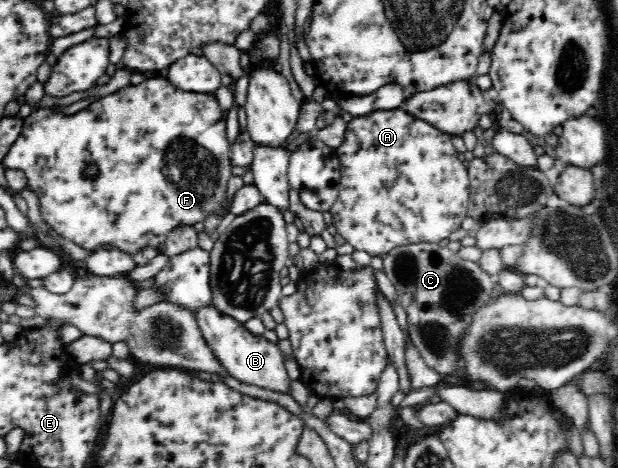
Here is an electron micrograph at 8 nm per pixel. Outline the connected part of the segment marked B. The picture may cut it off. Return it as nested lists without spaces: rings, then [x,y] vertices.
[[[211,301],[204,302],[203,305],[192,306],[191,311],[208,347],[230,371],[233,378],[281,393],[287,391],[290,378],[285,368],[285,357],[277,343],[273,343],[259,334],[251,333],[245,322],[223,313]]]

